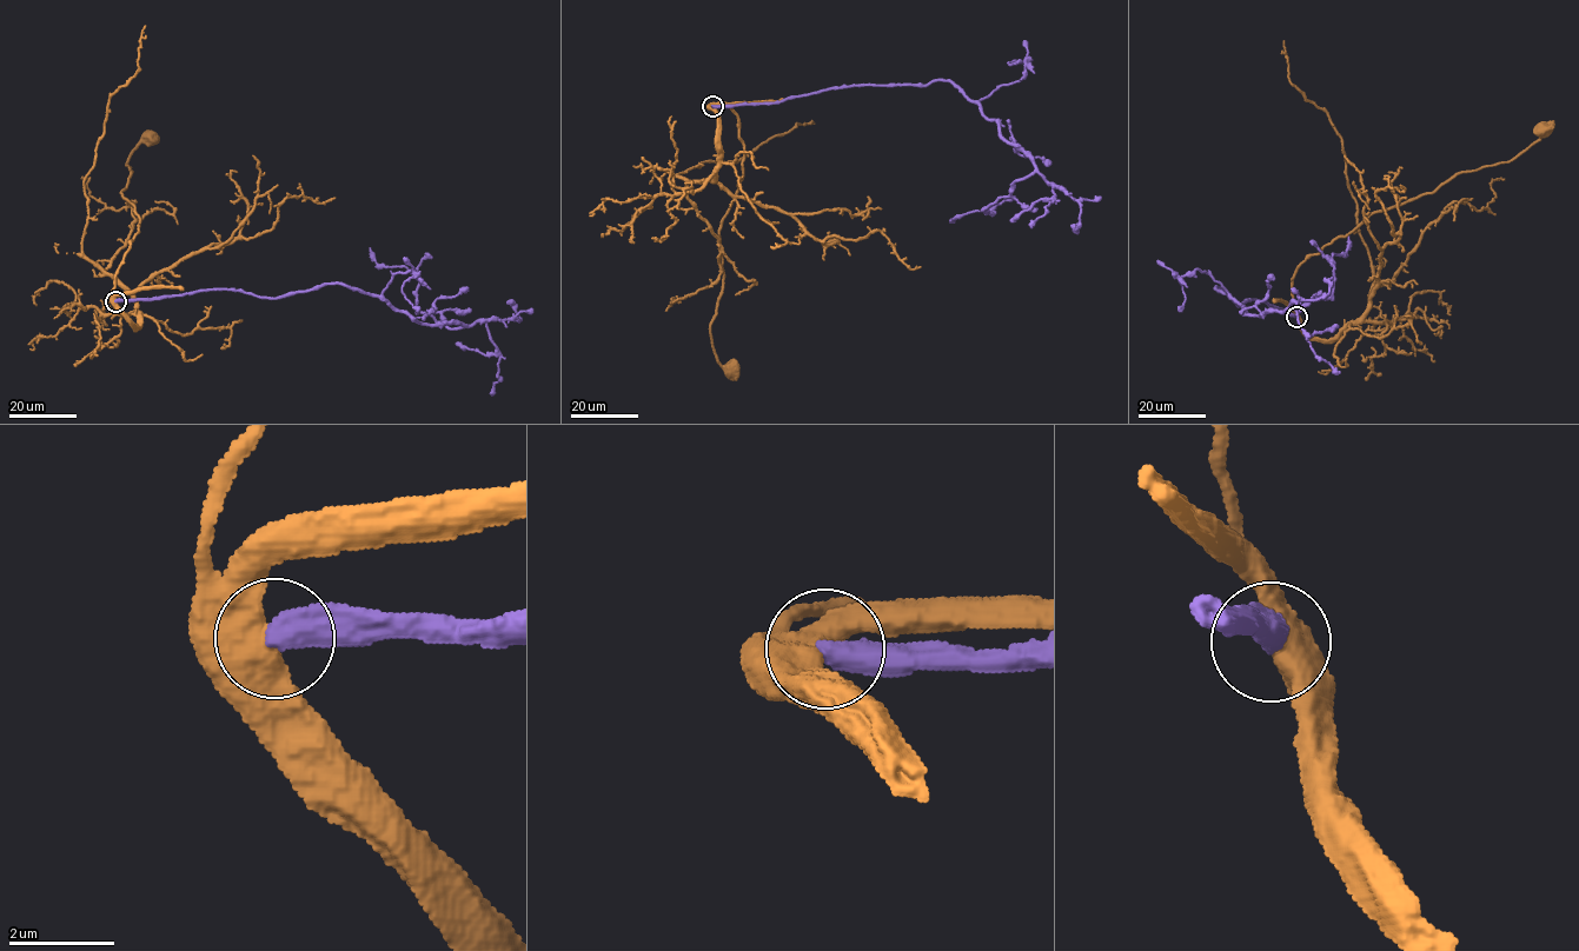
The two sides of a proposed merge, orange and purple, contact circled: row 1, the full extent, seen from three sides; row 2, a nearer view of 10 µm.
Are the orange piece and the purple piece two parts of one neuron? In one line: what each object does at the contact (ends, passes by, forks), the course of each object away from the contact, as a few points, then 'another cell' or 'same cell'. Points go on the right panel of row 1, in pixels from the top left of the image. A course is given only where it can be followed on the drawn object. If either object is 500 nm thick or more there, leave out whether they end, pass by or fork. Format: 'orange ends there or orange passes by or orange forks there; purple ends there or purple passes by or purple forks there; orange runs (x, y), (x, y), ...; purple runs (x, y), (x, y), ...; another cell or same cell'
orange runs (1296, 317), (1291, 284), (1294, 271), (1311, 255), (1372, 213), (1434, 192), (1460, 173), (1510, 161), (1546, 131); purple runs (1296, 317), (1266, 301), (1236, 305), (1214, 286), (1247, 313), (1295, 314), (1332, 293), (1332, 253), (1348, 237); another cell

